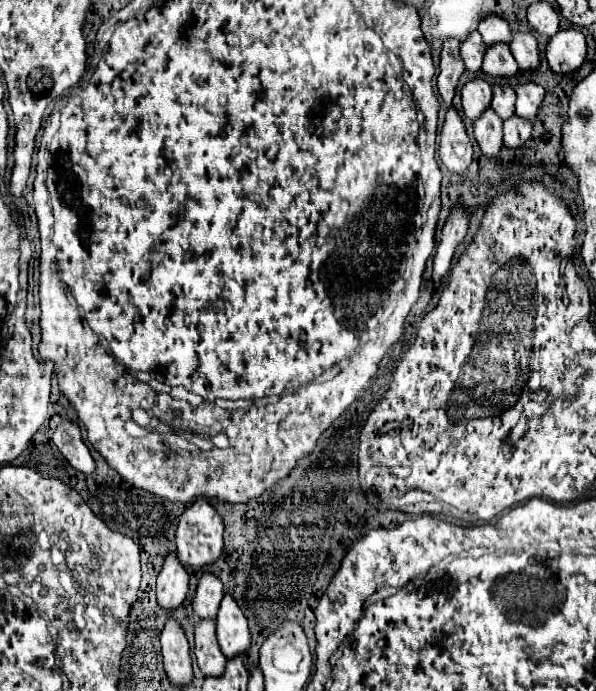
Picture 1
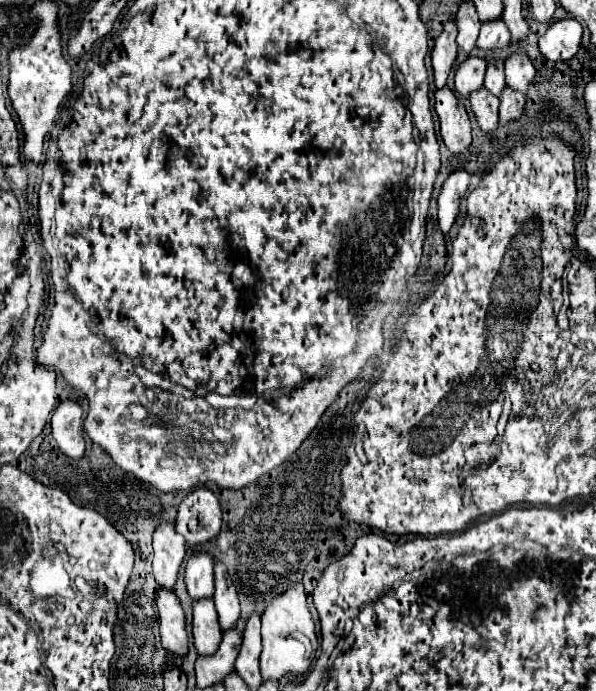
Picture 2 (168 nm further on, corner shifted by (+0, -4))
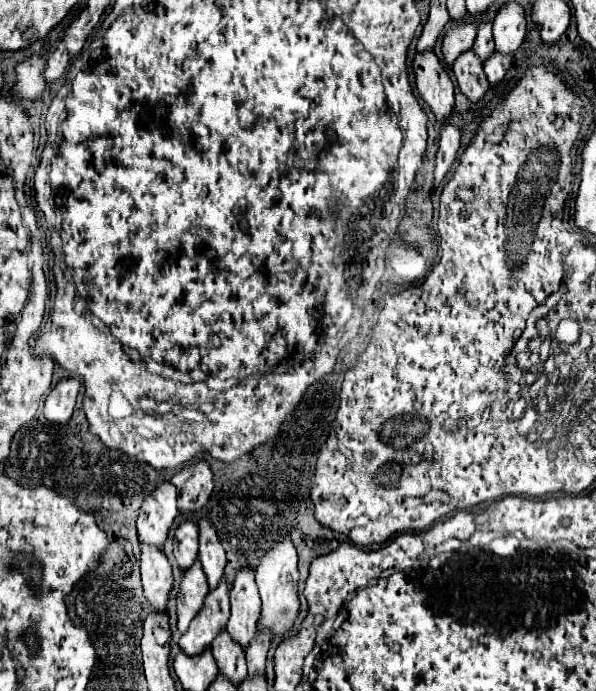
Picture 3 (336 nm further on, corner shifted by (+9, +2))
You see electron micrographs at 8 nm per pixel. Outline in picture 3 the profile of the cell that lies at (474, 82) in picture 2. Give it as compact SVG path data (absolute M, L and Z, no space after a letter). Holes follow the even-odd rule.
M467 23L467 25L457 25L457 27L453 27L445 33L445 37L443 37L443 55L445 55L447 65L453 65L453 61L457 59L459 53L473 47L475 31L477 31L477 25Z

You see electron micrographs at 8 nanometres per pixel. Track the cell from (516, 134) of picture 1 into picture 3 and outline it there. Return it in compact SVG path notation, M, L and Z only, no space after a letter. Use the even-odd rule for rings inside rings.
M493 51L493 55L489 55L489 59L485 59L485 73L489 77L489 83L495 85L503 79L503 75L507 73L511 65L511 55L501 55L499 51Z

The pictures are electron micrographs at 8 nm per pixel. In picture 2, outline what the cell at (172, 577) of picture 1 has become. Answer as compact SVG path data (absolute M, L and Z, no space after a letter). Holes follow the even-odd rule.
M160 523L154 531L154 577L158 587L174 589L184 557L184 537L174 531L174 523Z

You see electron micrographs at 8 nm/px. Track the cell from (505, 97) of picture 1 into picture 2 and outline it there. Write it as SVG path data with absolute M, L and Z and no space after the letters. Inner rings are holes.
M488 63L486 69L486 81L484 81L486 89L490 89L490 93L494 93L496 97L502 93L504 89L504 63Z

